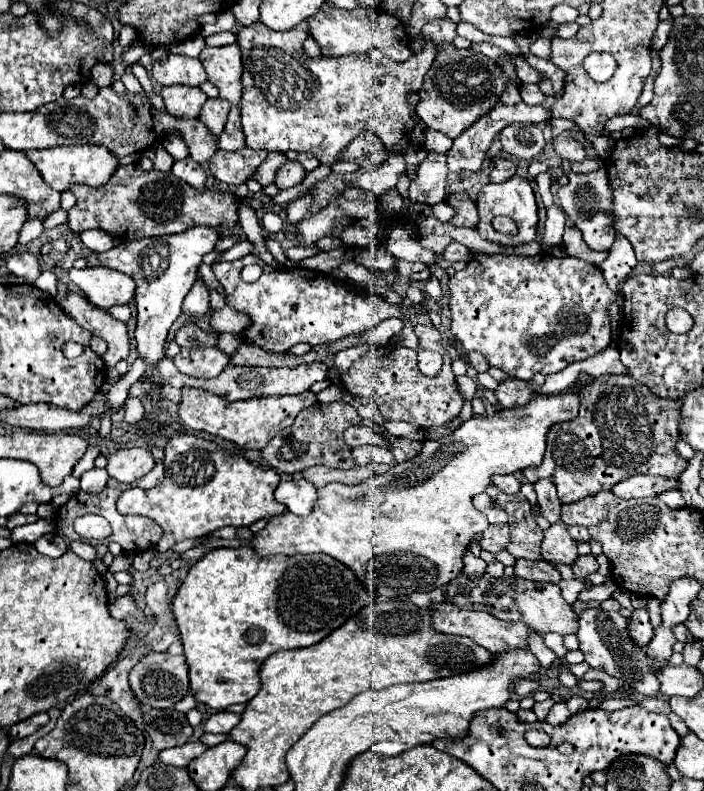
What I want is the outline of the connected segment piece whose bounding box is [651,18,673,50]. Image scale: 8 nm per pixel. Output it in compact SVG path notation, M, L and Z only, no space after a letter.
M669 18L669 20L665 20L665 22L661 22L661 24L657 26L657 30L655 30L655 34L653 34L653 42L651 42L651 46L653 46L655 50L661 50L661 48L667 44L671 26L673 26L673 18Z

